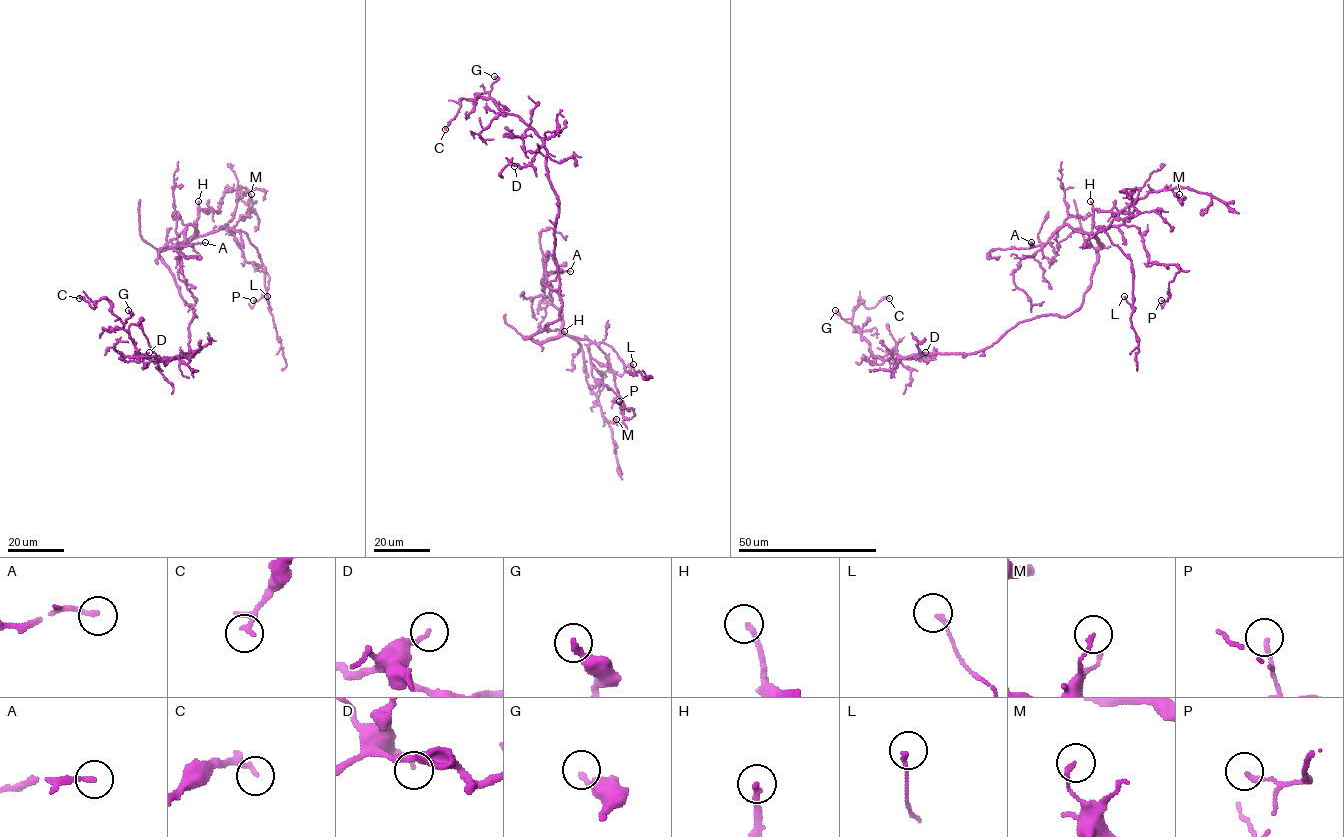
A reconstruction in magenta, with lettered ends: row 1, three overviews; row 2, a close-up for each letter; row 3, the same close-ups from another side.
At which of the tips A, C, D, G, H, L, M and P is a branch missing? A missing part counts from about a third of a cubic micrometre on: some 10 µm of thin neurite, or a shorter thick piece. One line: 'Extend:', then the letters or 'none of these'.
Extend: A, H

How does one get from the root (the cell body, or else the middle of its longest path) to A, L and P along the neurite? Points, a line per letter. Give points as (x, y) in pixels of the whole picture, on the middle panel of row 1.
A: (562, 300), (558, 319), (525, 337), (546, 342), (559, 333), (562, 313), (552, 303), (543, 275), (570, 271)
L: (562, 300), (558, 319), (525, 337), (546, 342), (569, 335), (604, 342), (630, 373), (634, 373), (633, 364)
P: (562, 300), (558, 319), (525, 337), (586, 338), (592, 375), (618, 396), (627, 419), (635, 414), (619, 401)

